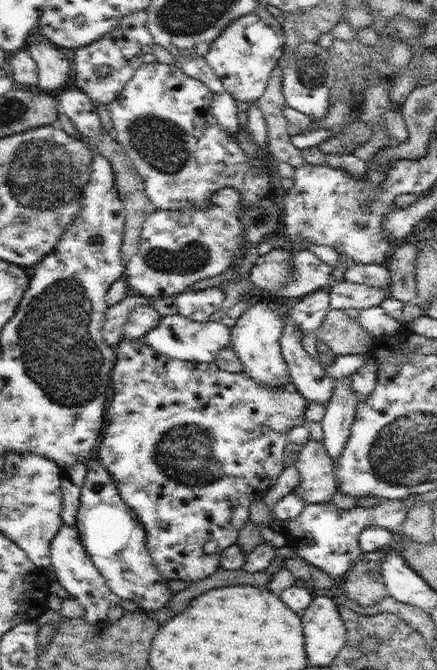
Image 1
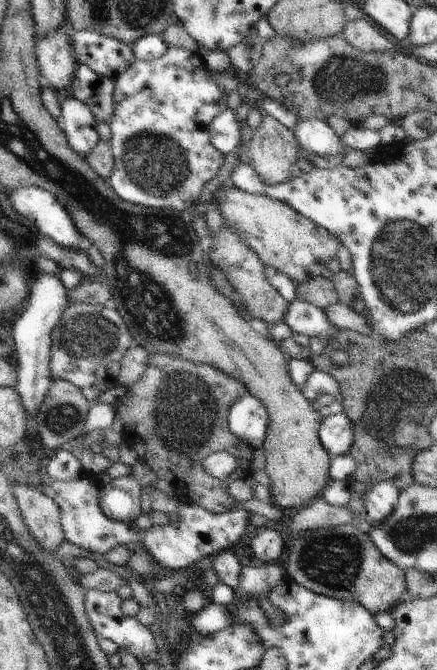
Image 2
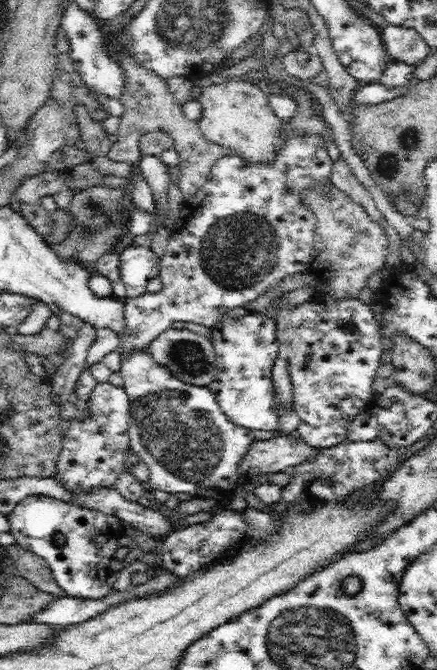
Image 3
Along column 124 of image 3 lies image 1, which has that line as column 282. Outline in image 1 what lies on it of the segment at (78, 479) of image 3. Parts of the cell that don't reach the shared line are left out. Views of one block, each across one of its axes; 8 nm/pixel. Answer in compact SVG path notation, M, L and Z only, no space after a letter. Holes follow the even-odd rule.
M122 336L119 344L114 347L114 353L116 360L111 370L110 382L114 396L112 396L112 403L105 414L106 424L101 434L100 443L95 450L95 456L114 479L120 498L136 513L139 521L144 525L148 555L154 559L154 565L158 566L160 575L168 581L181 580L190 583L200 581L219 569L222 552L225 548L235 544L240 529L249 521L250 504L255 500L262 501L262 498L276 484L276 480L286 468L284 467L284 448L289 441L288 431L294 425L306 422L304 413L308 404L307 400L290 385L281 388L281 390L275 390L267 384L259 384L259 382L248 378L243 372L221 370L214 361L200 362L170 358L146 345L143 337L125 338ZM211 540L216 540L218 547L214 554L206 554L204 545Z

